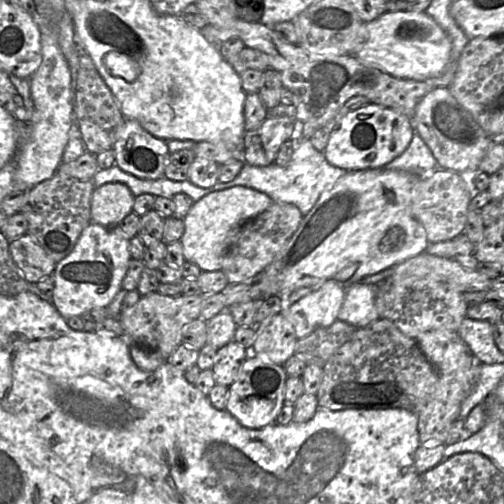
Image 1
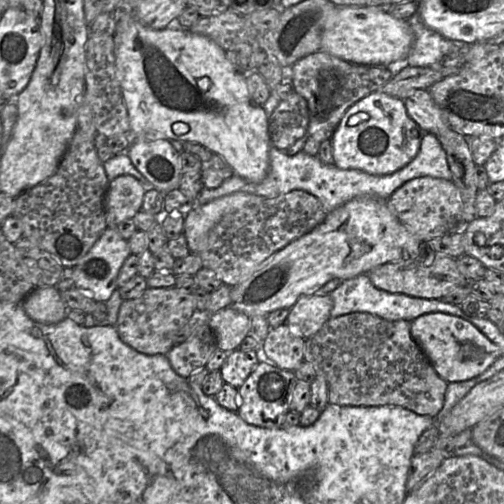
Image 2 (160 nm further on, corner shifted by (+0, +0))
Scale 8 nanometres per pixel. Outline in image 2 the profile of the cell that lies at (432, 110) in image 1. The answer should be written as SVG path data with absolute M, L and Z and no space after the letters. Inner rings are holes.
M419 89L404 99L407 114L425 132L435 135L452 130L445 115L427 89Z

